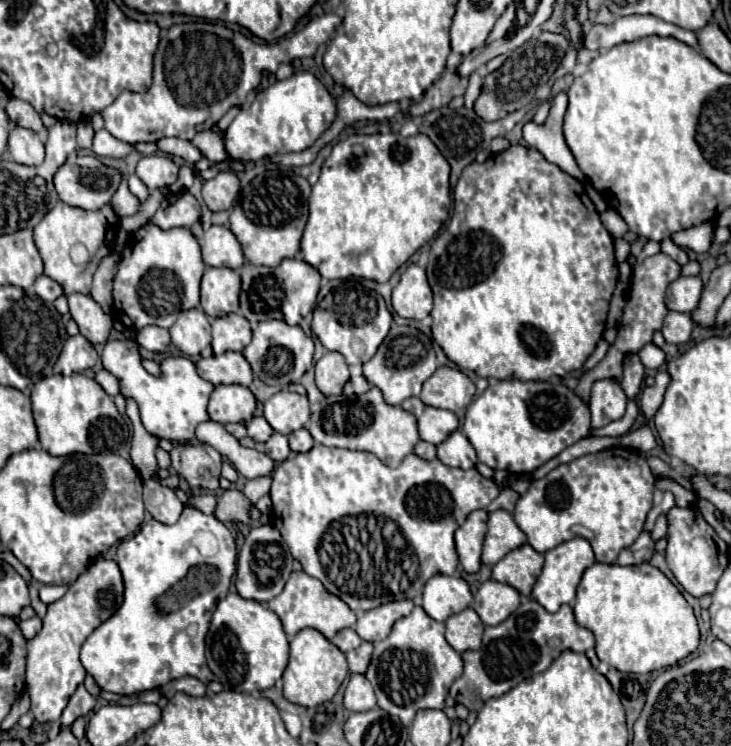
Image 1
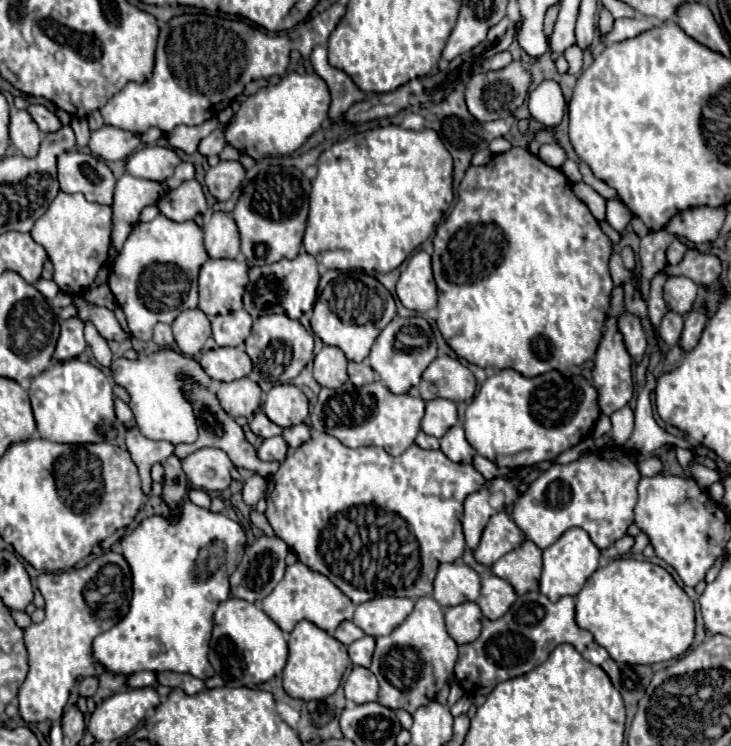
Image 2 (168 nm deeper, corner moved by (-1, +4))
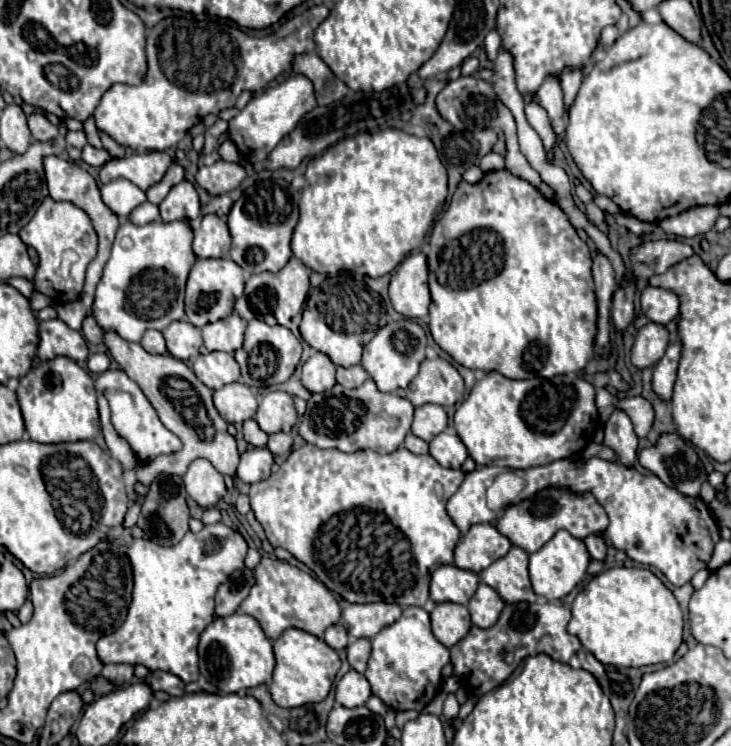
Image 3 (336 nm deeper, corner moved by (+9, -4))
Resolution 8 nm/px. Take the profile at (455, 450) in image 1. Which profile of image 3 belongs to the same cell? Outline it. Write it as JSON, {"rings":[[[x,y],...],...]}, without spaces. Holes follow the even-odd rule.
{"rings":[[[442,432],[430,442],[430,454],[444,468],[460,468],[468,458],[466,446],[454,432]]]}

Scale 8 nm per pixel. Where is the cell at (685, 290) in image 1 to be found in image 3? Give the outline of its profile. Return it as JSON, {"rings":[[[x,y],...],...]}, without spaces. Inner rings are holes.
{"rings":[[[646,286],[642,292],[642,312],[656,324],[668,324],[680,312],[680,300],[666,288]]]}

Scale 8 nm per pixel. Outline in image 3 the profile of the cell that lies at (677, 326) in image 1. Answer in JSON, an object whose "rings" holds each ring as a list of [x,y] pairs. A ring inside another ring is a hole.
{"rings":[[[648,322],[644,328],[638,330],[634,348],[632,348],[632,364],[638,368],[654,366],[666,352],[668,346],[668,330],[662,324]]]}

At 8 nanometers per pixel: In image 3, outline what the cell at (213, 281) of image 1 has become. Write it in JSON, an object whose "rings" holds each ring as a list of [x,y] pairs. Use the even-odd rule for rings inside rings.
{"rings":[[[228,258],[196,260],[186,284],[186,316],[198,328],[202,328],[208,322],[226,318],[234,310],[234,302],[236,298],[242,296],[242,292],[244,292],[244,270],[238,264],[234,264]]]}

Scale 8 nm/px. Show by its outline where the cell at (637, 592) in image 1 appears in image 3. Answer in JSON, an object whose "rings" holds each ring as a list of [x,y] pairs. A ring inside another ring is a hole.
{"rings":[[[608,568],[600,574],[596,574],[588,586],[578,592],[578,596],[572,602],[572,618],[568,622],[568,632],[578,636],[582,646],[596,656],[602,664],[610,666],[628,666],[628,668],[640,668],[650,664],[662,664],[670,662],[682,644],[682,628],[684,618],[682,610],[674,598],[674,594],[662,584],[658,576],[654,576],[646,568]]]}

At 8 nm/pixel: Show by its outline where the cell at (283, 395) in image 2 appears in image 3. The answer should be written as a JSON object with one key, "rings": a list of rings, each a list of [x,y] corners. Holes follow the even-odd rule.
{"rings":[[[280,390],[278,392],[268,392],[266,396],[260,398],[258,412],[256,412],[254,420],[258,422],[258,426],[266,434],[290,432],[292,426],[298,420],[292,396],[286,394],[286,392],[280,392]]]}

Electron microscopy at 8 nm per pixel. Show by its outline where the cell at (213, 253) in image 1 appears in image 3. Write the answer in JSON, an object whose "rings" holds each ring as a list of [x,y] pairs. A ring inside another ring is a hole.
{"rings":[[[206,214],[194,232],[194,254],[198,258],[226,258],[230,250],[230,232],[216,214]]]}

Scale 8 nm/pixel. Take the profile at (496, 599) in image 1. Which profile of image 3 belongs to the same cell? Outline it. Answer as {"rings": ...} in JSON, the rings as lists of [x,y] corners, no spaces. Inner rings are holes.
{"rings":[[[484,582],[478,586],[476,594],[470,598],[470,604],[468,604],[472,622],[480,628],[494,626],[500,612],[502,612],[502,608],[504,608],[502,598]]]}

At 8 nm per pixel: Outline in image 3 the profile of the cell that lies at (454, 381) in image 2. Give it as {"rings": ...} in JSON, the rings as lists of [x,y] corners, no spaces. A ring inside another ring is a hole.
{"rings":[[[434,358],[434,360],[424,360],[420,364],[420,372],[416,374],[416,378],[410,382],[410,386],[406,388],[406,400],[412,402],[412,406],[424,406],[424,404],[438,404],[438,406],[454,406],[456,402],[460,402],[464,396],[464,380],[458,374],[458,370],[442,360],[442,358]]]}

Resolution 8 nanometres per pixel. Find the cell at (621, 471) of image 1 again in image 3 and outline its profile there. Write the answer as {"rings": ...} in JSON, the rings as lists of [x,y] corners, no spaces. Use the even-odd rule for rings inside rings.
{"rings":[[[544,488],[534,496],[522,500],[516,506],[508,506],[504,516],[498,520],[496,528],[514,546],[526,550],[528,554],[542,548],[558,530],[568,530],[574,538],[586,540],[586,536],[604,536],[608,524],[606,510],[598,504],[592,492],[574,492],[570,488]]]}

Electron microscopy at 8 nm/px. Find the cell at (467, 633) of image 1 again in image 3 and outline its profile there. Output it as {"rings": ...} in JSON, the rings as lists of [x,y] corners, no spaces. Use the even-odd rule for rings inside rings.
{"rings":[[[454,602],[436,604],[434,614],[430,612],[430,618],[432,618],[432,634],[446,648],[458,644],[462,636],[466,636],[466,632],[470,630],[470,612]]]}

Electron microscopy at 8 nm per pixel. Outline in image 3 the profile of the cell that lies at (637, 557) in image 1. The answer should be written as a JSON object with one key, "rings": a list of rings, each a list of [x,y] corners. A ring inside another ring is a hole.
{"rings":[[[588,536],[584,540],[584,544],[588,548],[588,554],[594,560],[604,560],[606,558],[606,544],[604,544],[604,540],[598,540],[598,536]]]}

